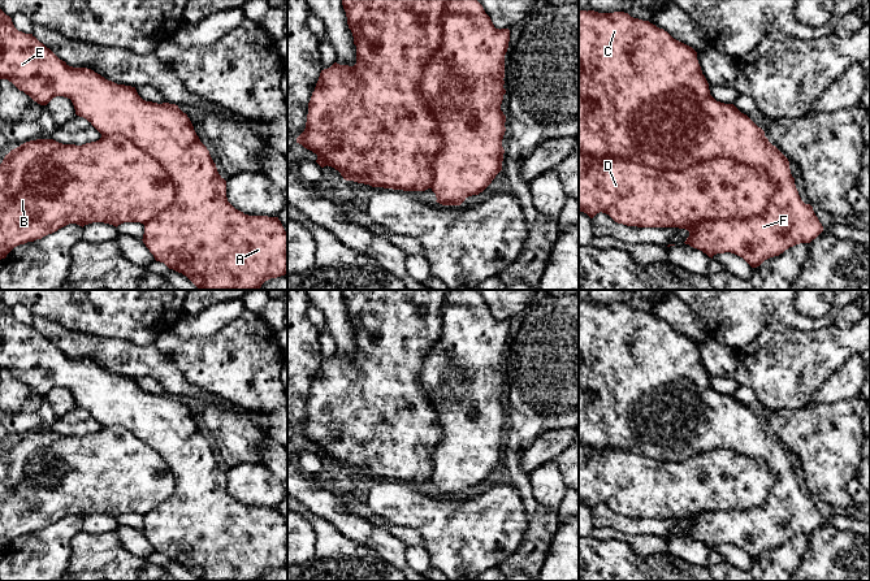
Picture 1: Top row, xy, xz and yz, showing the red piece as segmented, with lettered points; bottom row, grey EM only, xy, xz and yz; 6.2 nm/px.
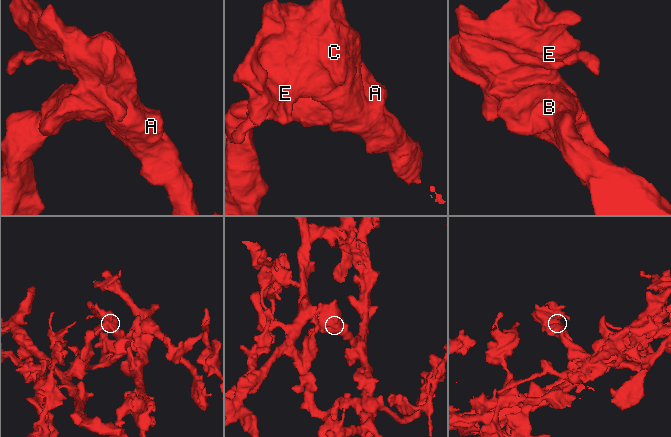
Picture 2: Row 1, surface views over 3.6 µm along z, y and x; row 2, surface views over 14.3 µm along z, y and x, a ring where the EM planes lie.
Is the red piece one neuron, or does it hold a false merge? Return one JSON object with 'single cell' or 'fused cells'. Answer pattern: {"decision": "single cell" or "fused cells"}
{"decision": "fused cells"}

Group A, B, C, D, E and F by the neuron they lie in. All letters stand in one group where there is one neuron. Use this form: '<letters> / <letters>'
A C E F / B D

